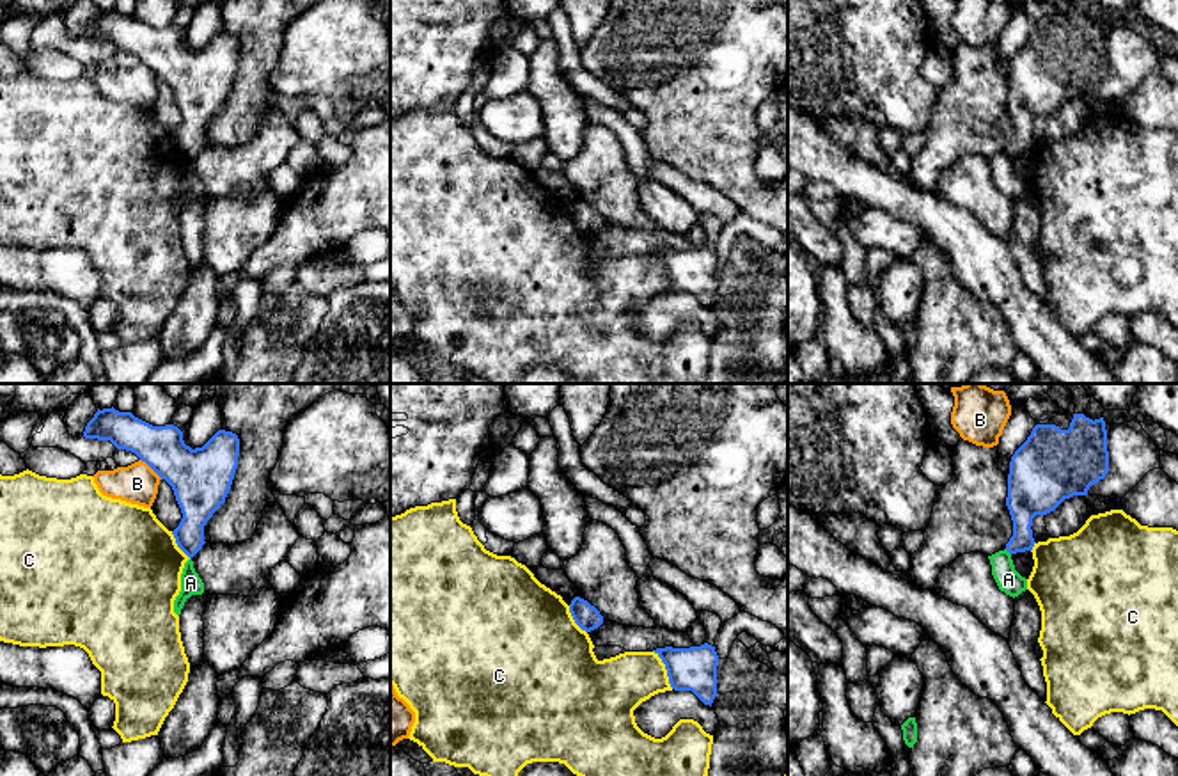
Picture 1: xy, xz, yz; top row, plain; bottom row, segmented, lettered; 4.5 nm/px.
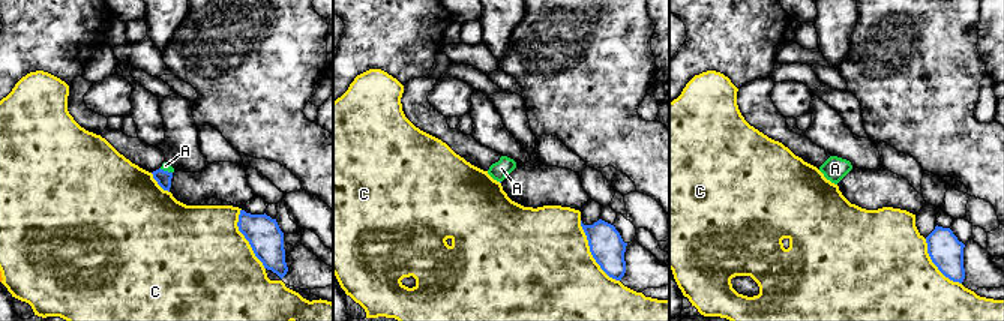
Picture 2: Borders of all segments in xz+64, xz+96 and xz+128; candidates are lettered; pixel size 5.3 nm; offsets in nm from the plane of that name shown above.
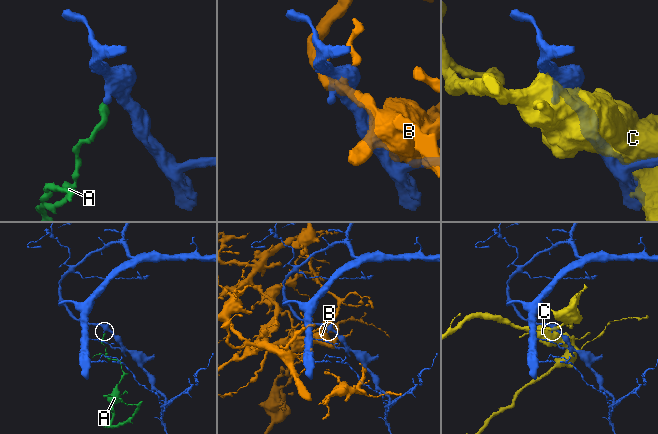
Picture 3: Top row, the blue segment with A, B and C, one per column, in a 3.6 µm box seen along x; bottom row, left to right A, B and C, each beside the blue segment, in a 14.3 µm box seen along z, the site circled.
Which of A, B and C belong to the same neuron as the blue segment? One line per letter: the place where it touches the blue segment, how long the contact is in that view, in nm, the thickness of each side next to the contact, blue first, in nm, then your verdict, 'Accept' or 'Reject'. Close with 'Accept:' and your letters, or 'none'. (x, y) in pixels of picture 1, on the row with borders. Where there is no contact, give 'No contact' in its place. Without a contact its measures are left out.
A: Touches blue at yz (1008, 551). Shared border 40 nm. Thickness 170 nm (blue) against 110 nm. Reject
B: Touches blue at xy (151, 467). Shared border 140 nm. Thickness 280 nm (blue) against 190 nm. Reject
C: Touches blue at xz (666, 668). Shared border 200 nm. Thickness 200 nm (blue) against 280 nm. Reject
Accept: none

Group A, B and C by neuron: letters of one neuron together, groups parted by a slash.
A / B / C

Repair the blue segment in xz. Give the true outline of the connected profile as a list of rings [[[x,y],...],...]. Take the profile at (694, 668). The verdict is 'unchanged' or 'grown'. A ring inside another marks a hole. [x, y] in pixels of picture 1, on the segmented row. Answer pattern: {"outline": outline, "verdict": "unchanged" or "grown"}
{"outline": [[[704,643],[690,648],[653,650],[665,664],[669,684],[674,691],[692,691],[704,705],[717,696],[719,655],[715,646]]], "verdict": "unchanged"}

